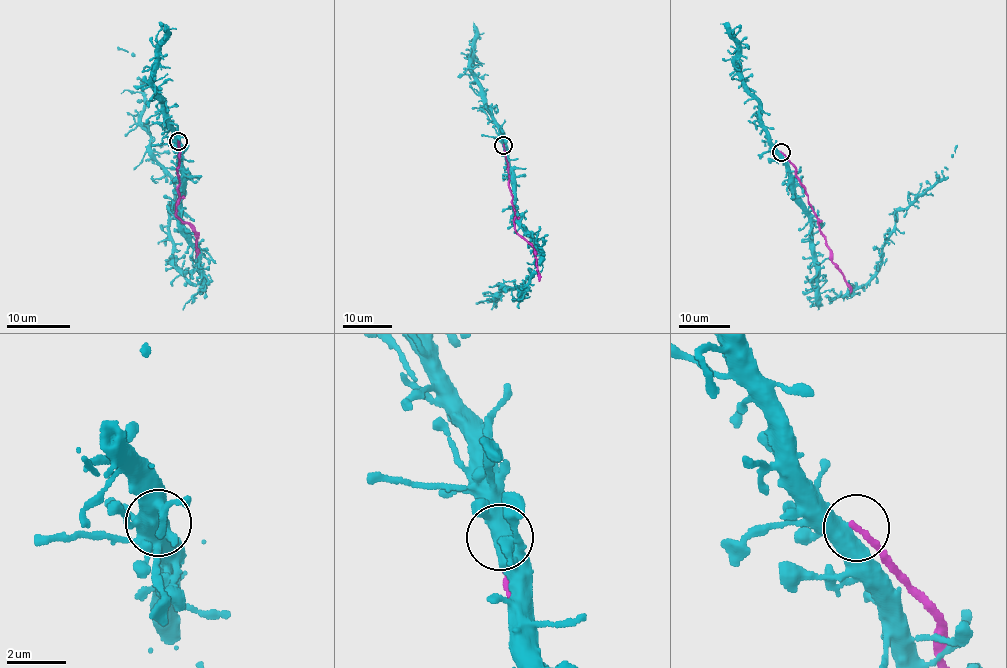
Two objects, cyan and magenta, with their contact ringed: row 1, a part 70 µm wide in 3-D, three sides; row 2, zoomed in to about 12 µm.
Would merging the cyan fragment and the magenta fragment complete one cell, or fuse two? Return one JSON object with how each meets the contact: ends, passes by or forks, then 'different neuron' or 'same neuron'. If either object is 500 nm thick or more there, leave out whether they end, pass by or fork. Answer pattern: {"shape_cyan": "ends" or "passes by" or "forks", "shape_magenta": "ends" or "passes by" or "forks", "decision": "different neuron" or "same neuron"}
{"decision": "different neuron"}

